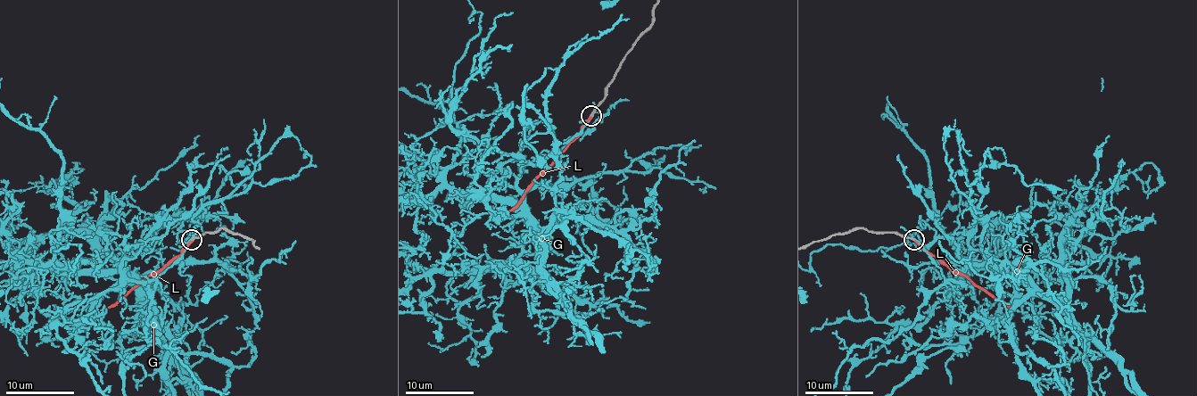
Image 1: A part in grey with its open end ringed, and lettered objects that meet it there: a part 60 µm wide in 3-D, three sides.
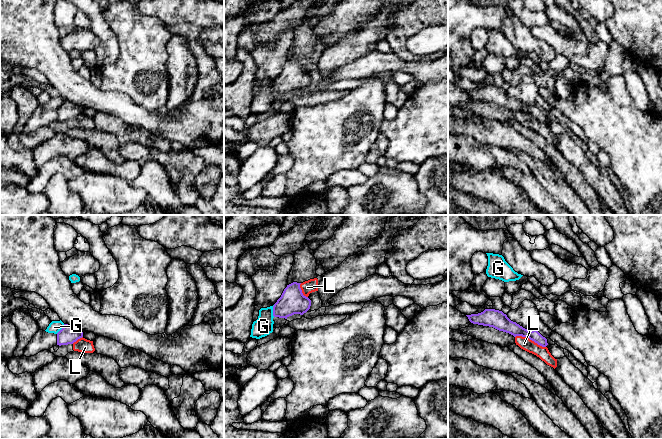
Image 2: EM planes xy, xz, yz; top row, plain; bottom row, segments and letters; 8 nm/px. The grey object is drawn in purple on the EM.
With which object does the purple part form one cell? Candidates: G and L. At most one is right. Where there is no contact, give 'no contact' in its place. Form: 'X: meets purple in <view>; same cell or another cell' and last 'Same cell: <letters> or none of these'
G: meets purple in xz; another cell
L: meets purple in yz; another cell
Same cell: none of these

